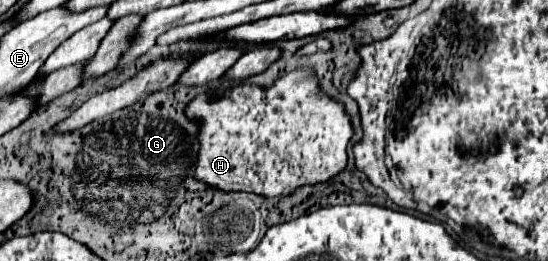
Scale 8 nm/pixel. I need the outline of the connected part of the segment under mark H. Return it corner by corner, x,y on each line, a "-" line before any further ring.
295,69
281,75
269,87
239,83
223,93
201,93
185,107
185,117
199,121
199,151
193,179
225,193
247,191
261,197
291,195
303,185
327,183
347,167
347,145
353,137
351,117
343,103
319,87
315,69

